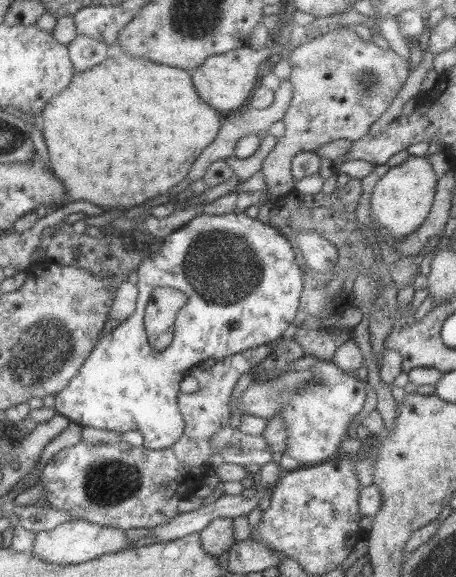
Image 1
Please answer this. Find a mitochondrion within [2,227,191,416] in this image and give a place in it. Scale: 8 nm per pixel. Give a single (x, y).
(45, 350)

